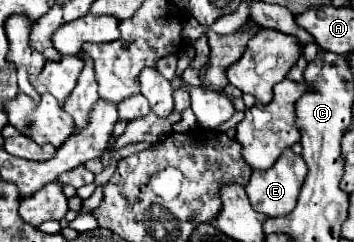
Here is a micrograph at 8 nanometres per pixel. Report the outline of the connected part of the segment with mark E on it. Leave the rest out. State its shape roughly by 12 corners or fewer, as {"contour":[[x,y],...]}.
{"contour":[[286,150],[254,172],[246,194],[256,212],[290,214],[308,166]]}

